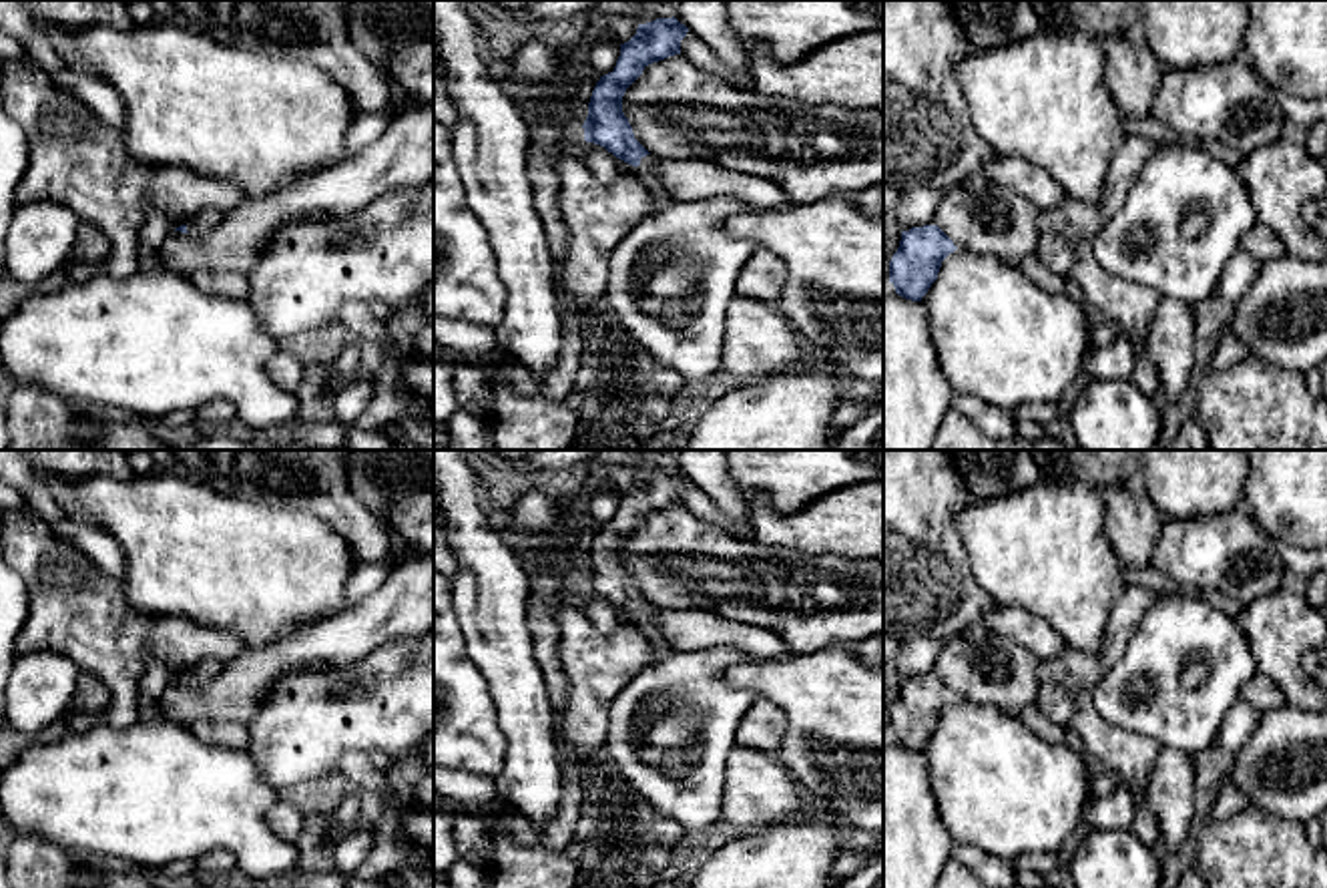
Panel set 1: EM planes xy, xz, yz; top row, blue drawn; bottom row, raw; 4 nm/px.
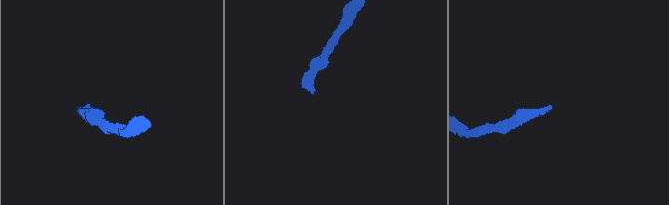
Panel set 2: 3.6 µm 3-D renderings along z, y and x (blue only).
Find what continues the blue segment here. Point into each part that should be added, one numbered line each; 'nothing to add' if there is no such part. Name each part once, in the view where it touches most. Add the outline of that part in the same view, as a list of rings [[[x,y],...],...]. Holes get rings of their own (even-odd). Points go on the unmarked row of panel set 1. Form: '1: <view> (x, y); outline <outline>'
1: xz (647, 619); outline [[[646,605],[640,609],[638,627],[646,635],[652,645],[652,663],[667,659],[673,653],[673,647],[665,641],[658,625],[656,625],[656,607]]]

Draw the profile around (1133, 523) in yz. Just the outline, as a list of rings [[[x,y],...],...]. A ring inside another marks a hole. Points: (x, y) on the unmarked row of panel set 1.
[[[1124,486],[1096,490],[1106,506],[1106,534],[1116,557],[1134,569],[1150,567],[1164,518],[1146,494],[1132,496]]]

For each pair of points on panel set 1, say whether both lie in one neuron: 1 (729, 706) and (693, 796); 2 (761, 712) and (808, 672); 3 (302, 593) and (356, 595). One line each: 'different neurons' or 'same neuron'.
1: same neuron
2: different neurons
3: different neurons

